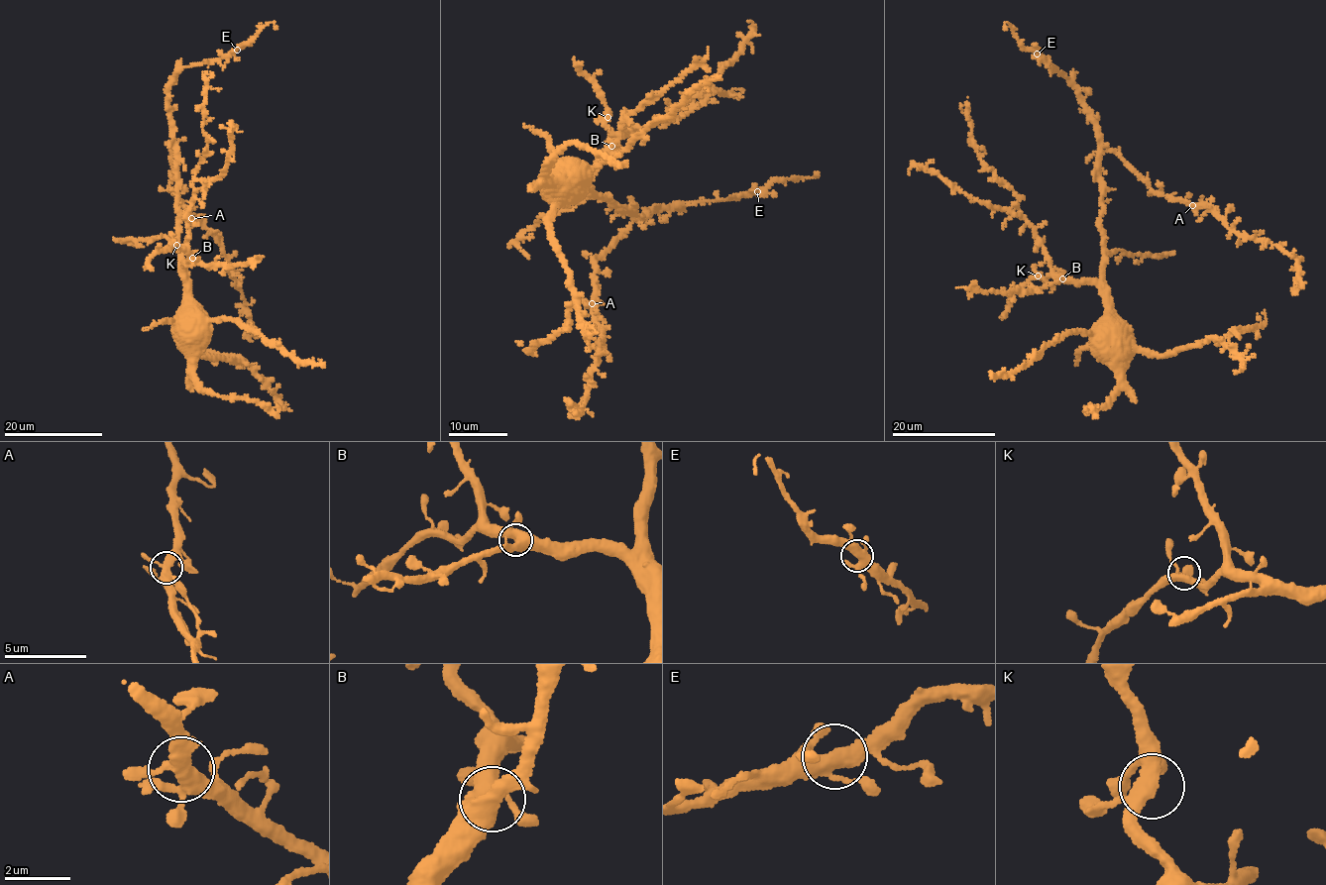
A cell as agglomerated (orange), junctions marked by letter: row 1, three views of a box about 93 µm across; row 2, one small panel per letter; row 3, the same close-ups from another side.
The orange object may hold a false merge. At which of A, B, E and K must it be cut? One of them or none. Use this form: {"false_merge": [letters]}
{"false_merge": []}

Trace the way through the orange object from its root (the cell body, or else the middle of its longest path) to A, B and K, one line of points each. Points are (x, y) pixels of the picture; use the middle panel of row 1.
A: (612, 204), (633, 214), (629, 228), (594, 261), (597, 291), (592, 304)
B: (612, 204), (584, 185), (595, 165), (611, 146)
K: (612, 204), (584, 185), (603, 154), (608, 150), (610, 129), (605, 124), (607, 117)

